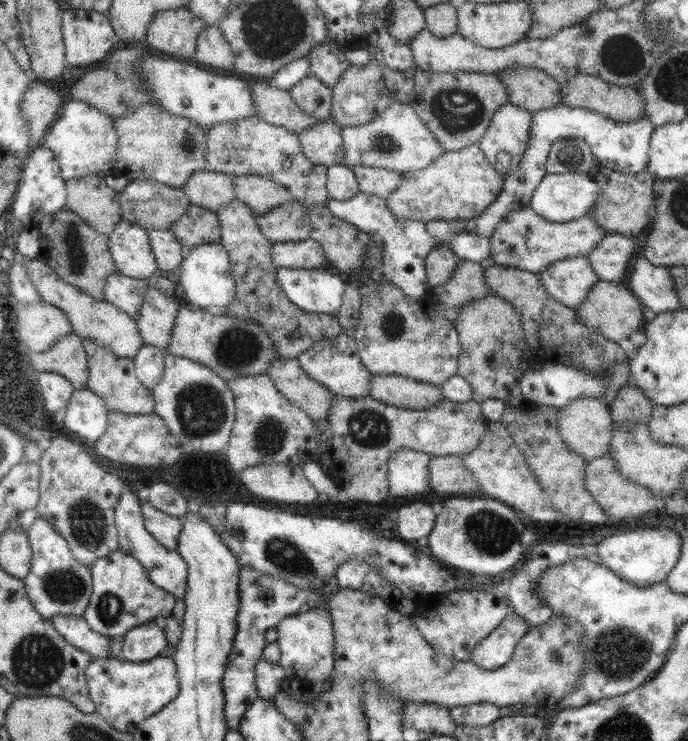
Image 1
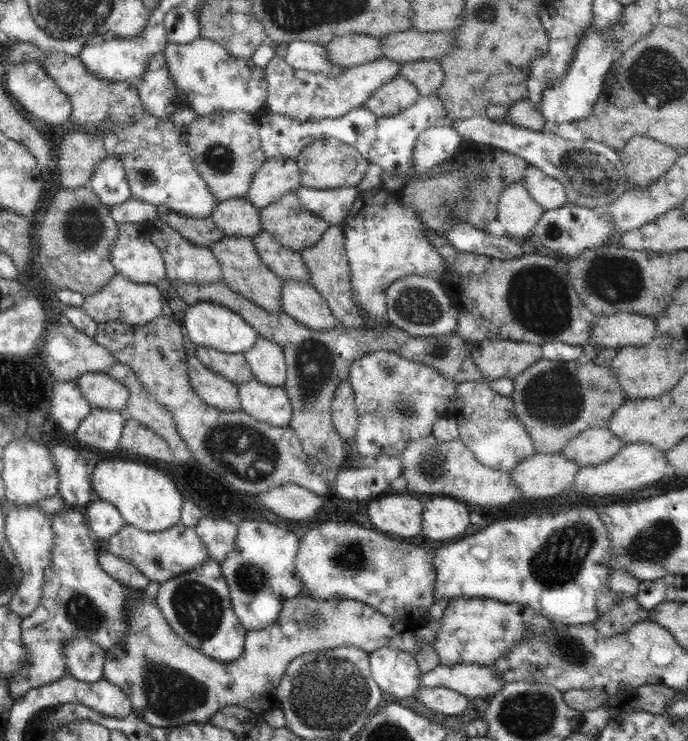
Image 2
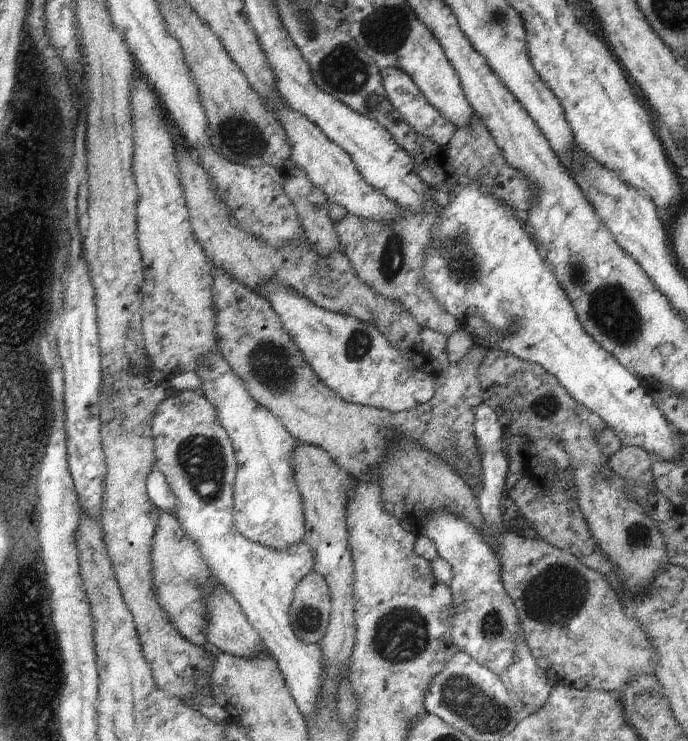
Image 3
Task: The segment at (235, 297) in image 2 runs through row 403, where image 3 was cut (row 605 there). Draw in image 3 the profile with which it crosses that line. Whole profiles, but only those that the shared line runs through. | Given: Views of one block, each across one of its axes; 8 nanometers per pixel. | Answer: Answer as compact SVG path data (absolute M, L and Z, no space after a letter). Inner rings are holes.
M314 569L294 590L294 600L290 605L290 626L294 634L306 644L319 644L326 634L331 612L331 596L326 580L322 578L321 571Z

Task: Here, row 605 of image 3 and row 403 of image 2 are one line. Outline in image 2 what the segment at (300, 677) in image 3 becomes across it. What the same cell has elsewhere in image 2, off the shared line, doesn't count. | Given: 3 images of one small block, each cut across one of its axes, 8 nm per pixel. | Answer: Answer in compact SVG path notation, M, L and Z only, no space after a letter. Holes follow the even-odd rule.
M254 378L238 383L240 409L260 422L278 428L290 427L292 405L283 387L270 386Z

